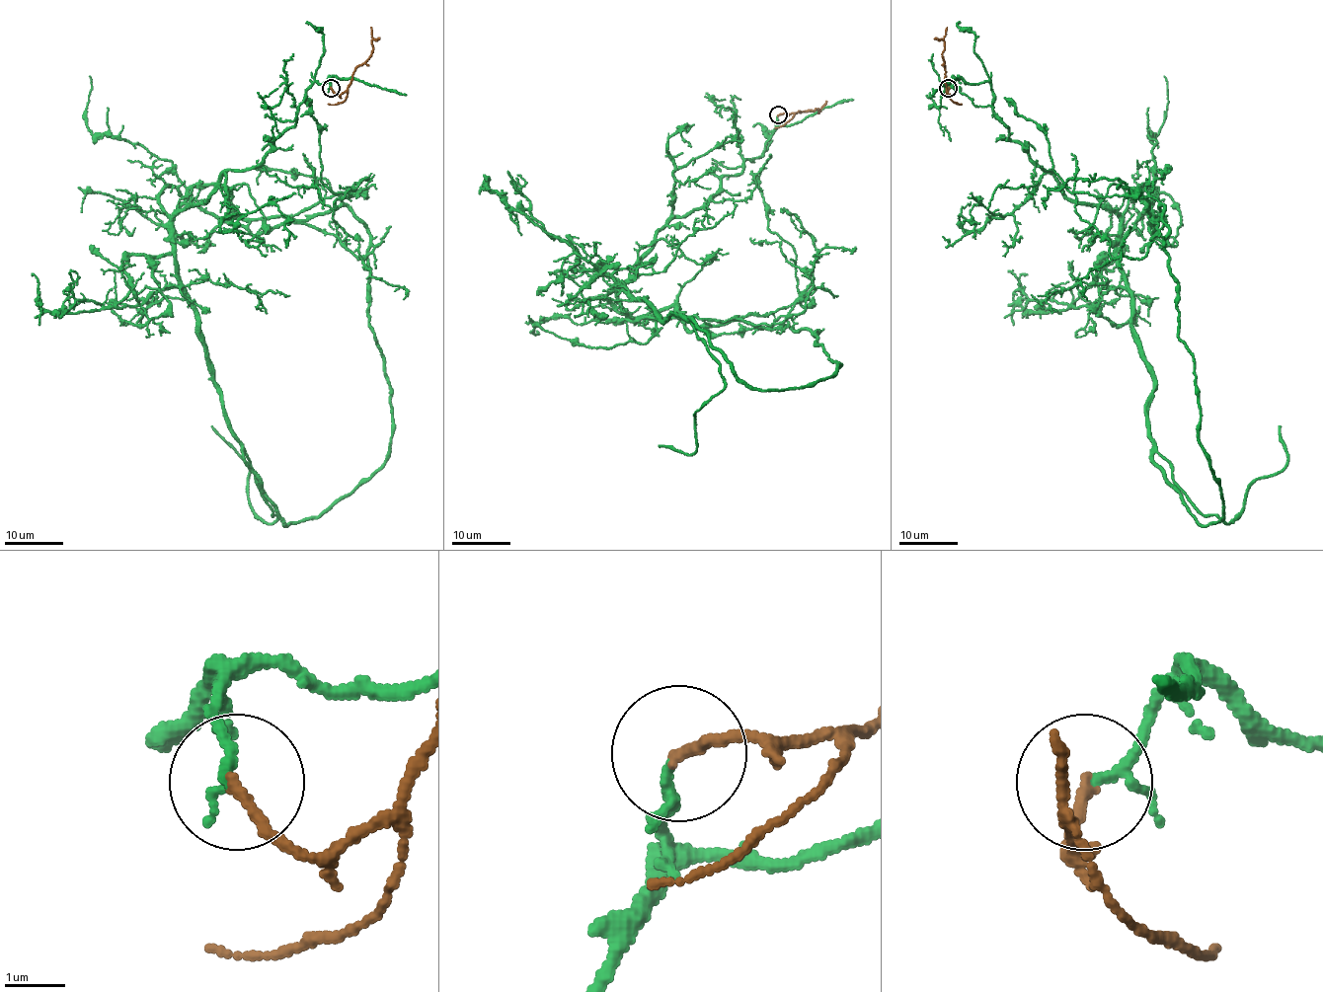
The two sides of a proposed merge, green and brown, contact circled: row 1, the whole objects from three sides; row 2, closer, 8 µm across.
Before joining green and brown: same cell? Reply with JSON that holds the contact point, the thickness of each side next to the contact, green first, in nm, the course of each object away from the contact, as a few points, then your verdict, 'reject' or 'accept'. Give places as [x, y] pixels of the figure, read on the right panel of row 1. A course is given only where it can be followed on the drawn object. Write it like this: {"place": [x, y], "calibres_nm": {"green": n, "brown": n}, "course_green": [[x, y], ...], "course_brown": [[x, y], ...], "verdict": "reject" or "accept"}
{"place": [948, 88], "calibres_nm": {"green": 130, "brown": 170}, "course_green": [[949, 87], [988, 81], [1009, 137], [1120, 221], [1147, 438], [1204, 514], [1228, 523], [1279, 473], [1279, 426]], "course_brown": [[949, 87], [947, 95], [943, 54], [947, 27]], "verdict": "accept"}

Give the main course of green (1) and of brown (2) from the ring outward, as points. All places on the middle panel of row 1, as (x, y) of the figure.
1: (777, 115), (762, 155), (673, 217), (618, 286), (661, 320), (681, 314), (721, 370), (696, 451), (659, 445)
2: (778, 115), (818, 110), (818, 114)

